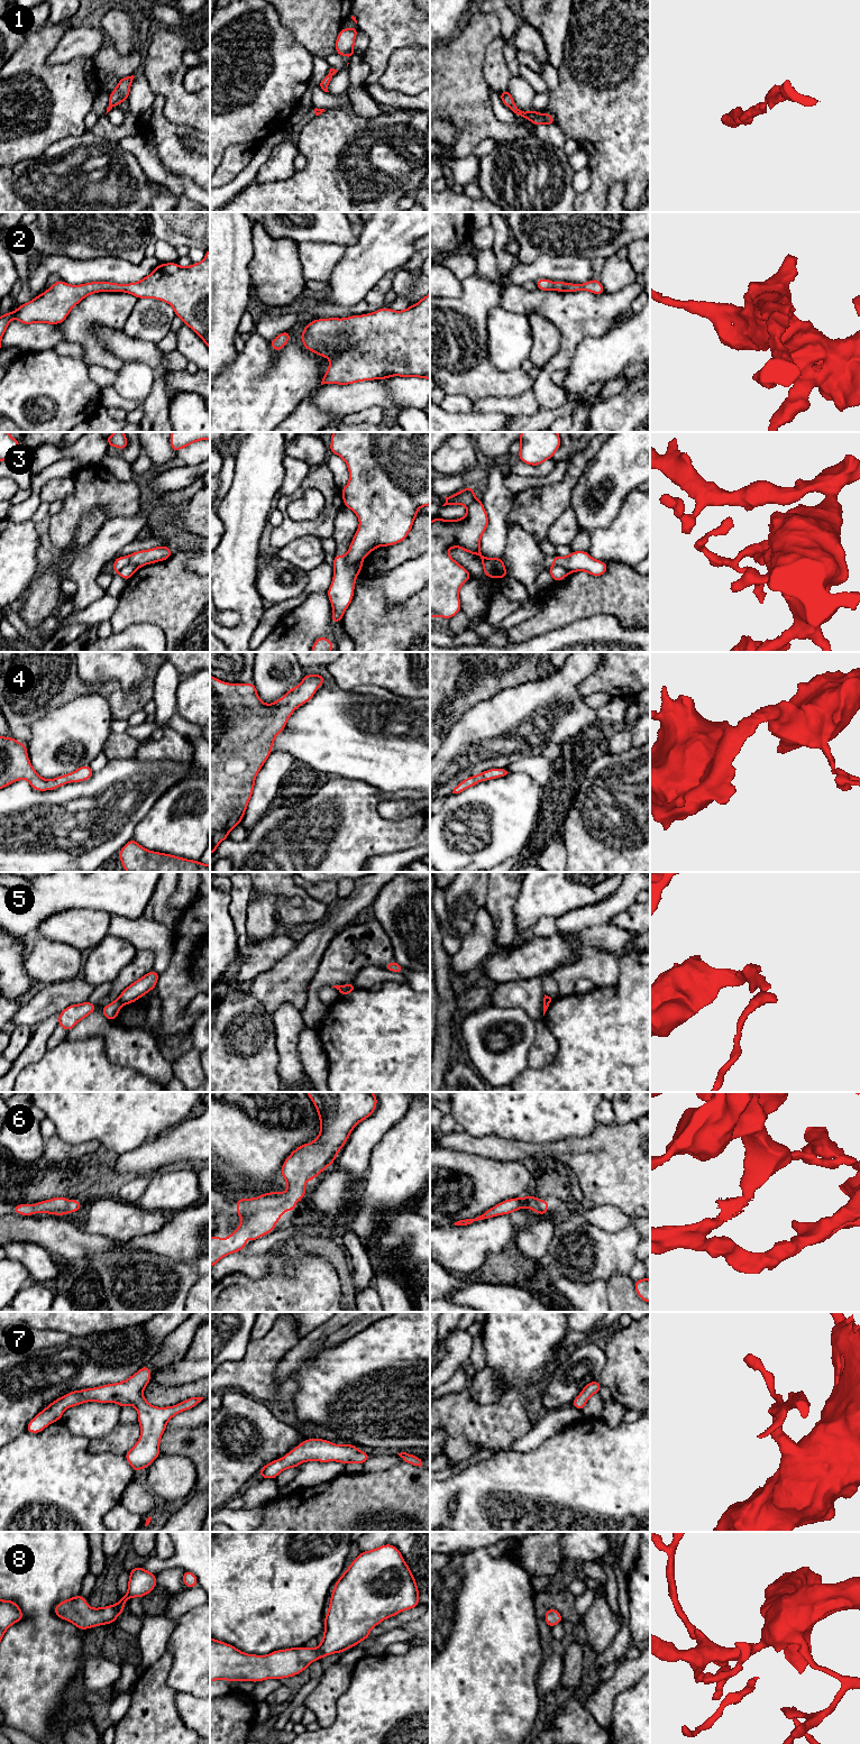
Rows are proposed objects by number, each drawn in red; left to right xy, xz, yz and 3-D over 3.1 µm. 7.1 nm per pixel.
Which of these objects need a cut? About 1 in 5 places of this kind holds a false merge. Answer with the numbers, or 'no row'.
3, 5

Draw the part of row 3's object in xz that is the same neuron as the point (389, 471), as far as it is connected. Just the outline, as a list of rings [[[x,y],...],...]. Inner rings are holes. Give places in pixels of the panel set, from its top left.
[[[332,432],[330,453],[341,457],[349,470],[349,481],[341,489],[344,506],[359,518],[359,526],[345,554],[347,563],[366,558],[377,547],[394,545],[406,539],[417,511],[430,505],[430,432]]]

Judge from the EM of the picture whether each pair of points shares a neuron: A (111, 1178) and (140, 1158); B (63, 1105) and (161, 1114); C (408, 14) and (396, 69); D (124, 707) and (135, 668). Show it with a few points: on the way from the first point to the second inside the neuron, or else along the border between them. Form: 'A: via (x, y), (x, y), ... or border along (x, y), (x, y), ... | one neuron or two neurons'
A: via (118, 1173), (126, 1165), (134, 1163) | one neuron
B: via (88, 1105), (136, 1105) | one neuron
C: border along (418, 45), (396, 49), (385, 70) | two neurons
D: border along (147, 673), (129, 690), (117, 681), (103, 684) | two neurons

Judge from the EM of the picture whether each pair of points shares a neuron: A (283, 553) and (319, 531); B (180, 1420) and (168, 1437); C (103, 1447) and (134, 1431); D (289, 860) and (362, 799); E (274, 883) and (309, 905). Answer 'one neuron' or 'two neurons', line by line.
A: two neurons
B: two neurons
C: one neuron
D: one neuron
E: one neuron

